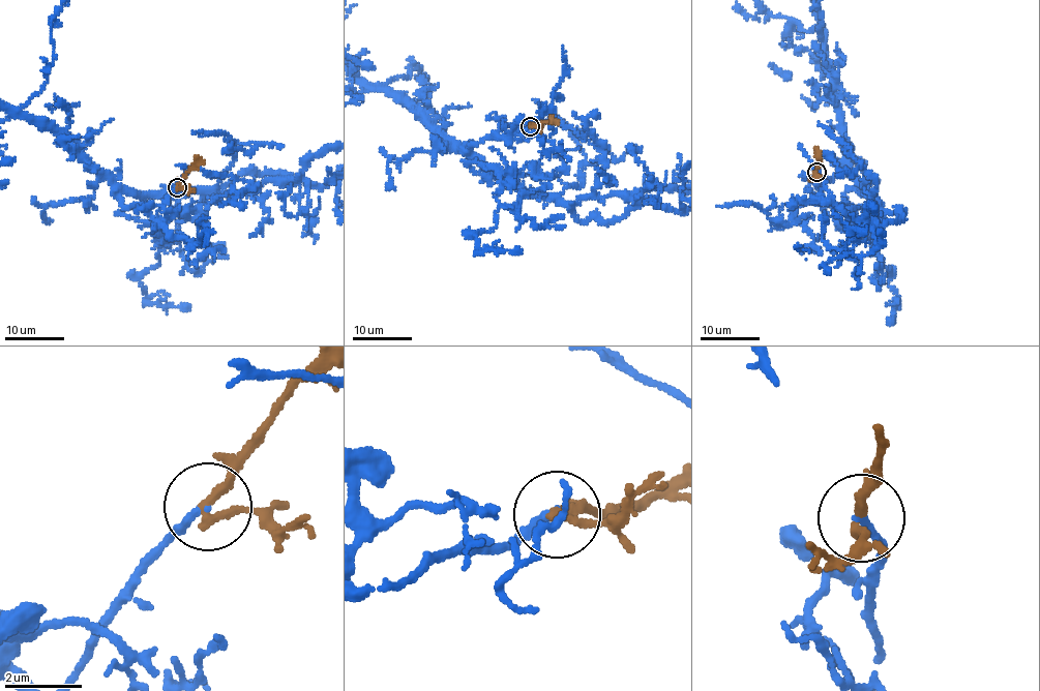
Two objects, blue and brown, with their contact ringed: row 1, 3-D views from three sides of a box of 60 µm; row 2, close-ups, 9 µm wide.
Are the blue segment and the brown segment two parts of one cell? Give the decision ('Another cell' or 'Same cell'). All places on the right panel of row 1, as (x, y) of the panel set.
Same cell

